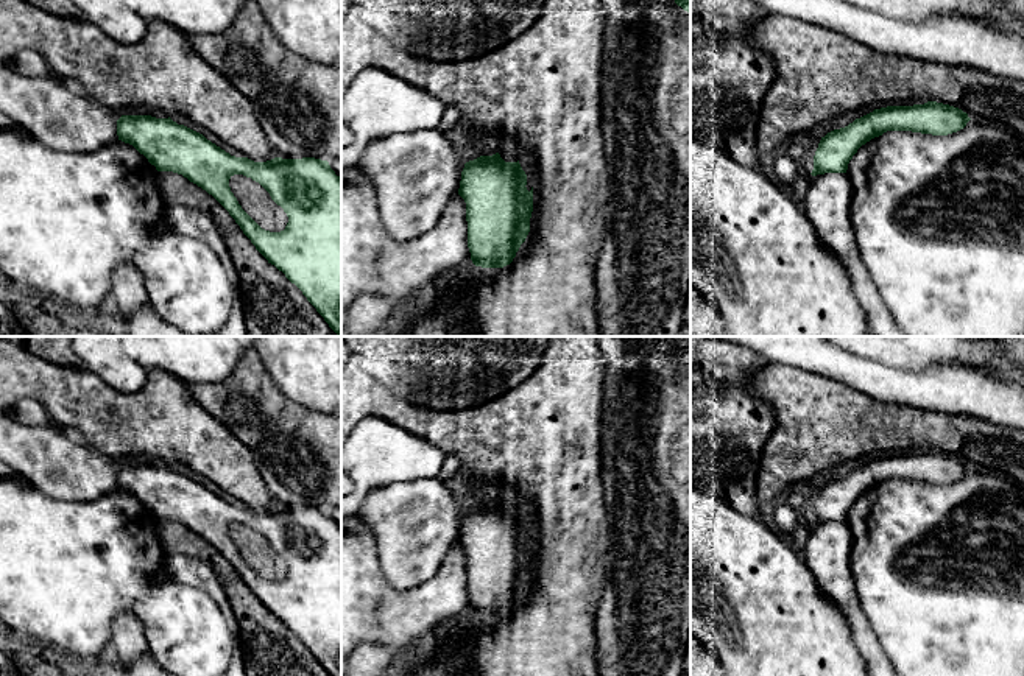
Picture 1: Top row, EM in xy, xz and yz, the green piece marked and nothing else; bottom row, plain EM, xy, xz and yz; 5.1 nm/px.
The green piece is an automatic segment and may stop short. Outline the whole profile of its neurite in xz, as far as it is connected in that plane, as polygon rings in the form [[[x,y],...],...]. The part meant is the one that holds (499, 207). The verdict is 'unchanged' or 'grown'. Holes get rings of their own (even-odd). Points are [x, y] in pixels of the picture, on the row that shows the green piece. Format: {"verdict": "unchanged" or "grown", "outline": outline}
{"verdict": "unchanged", "outline": [[[499,153],[480,156],[464,164],[458,195],[466,202],[468,248],[471,260],[482,268],[503,268],[513,262],[530,232],[533,187],[527,190],[527,174],[517,162],[505,162]]]}

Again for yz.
{"verdict": "unchanged", "outline": [[[937,101],[874,109],[848,126],[821,137],[810,174],[846,173],[857,150],[887,131],[948,136],[963,129],[969,120],[962,109]]]}

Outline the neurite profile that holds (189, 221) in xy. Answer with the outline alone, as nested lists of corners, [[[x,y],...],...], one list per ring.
[[[165,206],[161,224],[185,237],[204,241],[218,255],[226,269],[234,269],[224,240],[210,215],[189,206]]]

